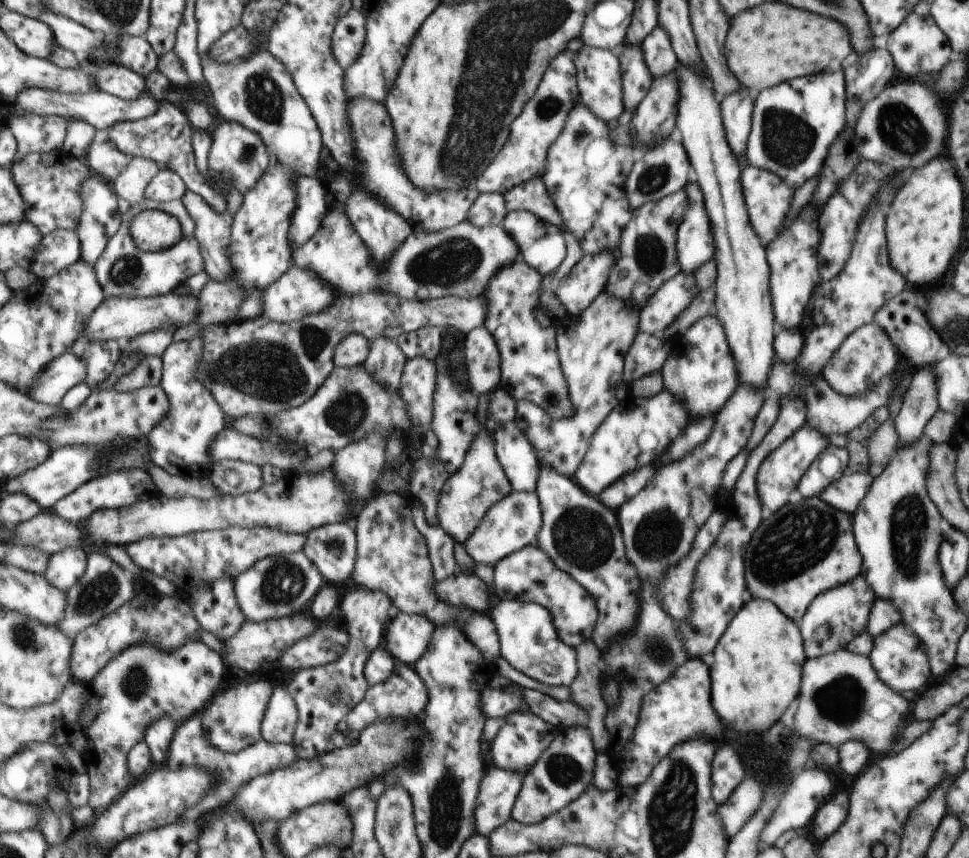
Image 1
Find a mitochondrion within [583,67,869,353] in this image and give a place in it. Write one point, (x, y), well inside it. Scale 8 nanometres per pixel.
(788, 140)

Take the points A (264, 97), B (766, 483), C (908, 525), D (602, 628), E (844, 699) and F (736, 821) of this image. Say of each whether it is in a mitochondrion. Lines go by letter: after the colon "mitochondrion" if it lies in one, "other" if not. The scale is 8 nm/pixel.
A: mitochondrion
B: other
C: mitochondrion
D: other
E: mitochondrion
F: other

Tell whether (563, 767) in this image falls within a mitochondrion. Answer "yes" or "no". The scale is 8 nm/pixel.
yes

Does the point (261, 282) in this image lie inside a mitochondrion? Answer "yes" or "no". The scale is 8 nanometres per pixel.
no

